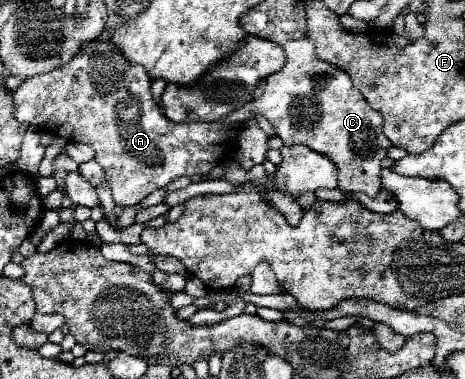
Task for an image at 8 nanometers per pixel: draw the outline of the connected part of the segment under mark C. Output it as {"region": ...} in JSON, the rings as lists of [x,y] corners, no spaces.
{"region":[[[290,40],[284,44],[284,54],[284,68],[266,78],[266,90],[256,100],[256,114],[272,122],[284,144],[304,144],[332,158],[340,172],[338,188],[342,192],[364,192],[376,198],[380,162],[392,146],[382,132],[382,116],[370,108],[344,70],[316,58],[316,46],[310,40]]]}

